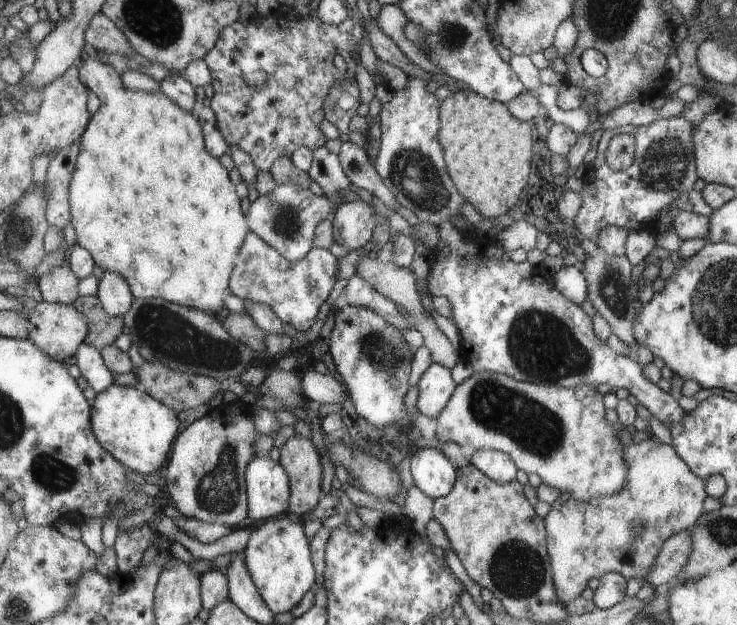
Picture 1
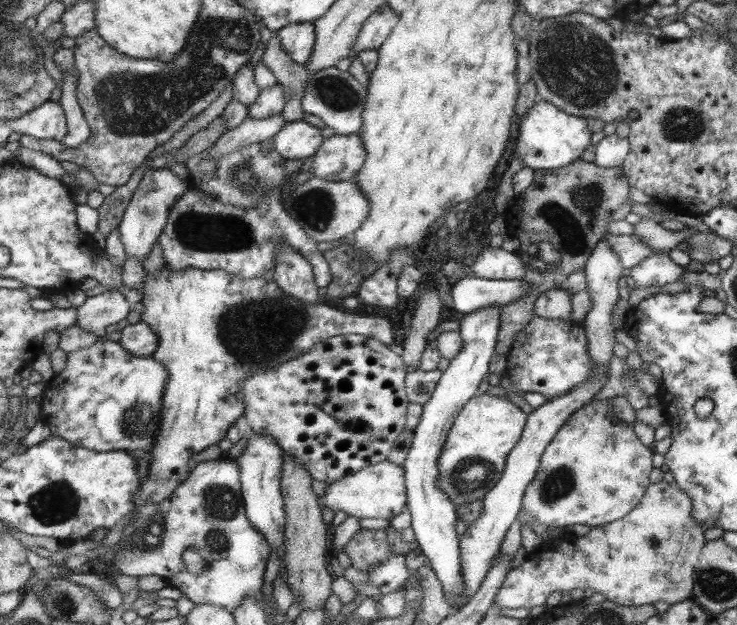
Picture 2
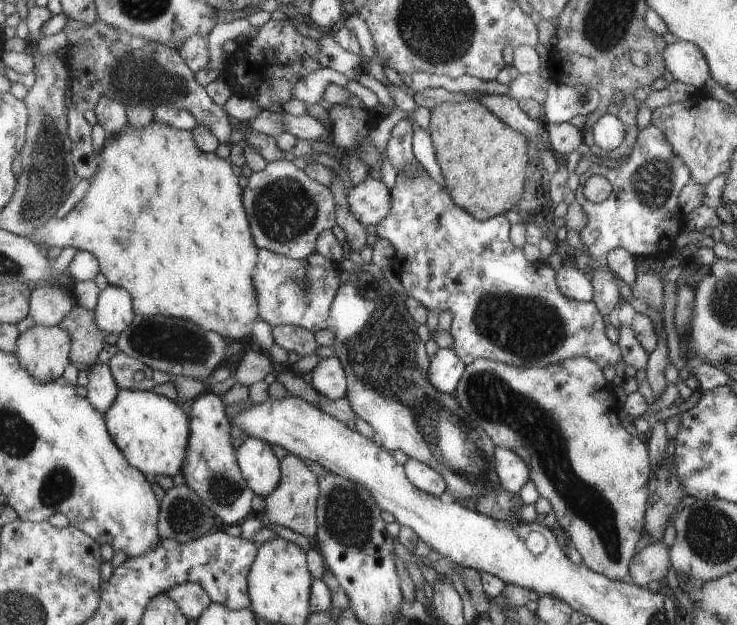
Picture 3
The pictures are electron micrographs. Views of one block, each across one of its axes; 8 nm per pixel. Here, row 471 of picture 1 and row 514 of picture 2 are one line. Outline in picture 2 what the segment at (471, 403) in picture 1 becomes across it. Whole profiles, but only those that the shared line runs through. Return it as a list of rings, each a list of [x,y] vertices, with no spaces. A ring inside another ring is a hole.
[[[591,399],[577,411],[572,412],[557,434],[543,451],[537,474],[527,486],[522,498],[521,524],[543,524],[545,528],[569,529],[573,524],[595,527],[622,519],[642,499],[643,492],[651,483],[651,450],[645,448],[633,434],[629,423],[617,420],[611,406],[604,400]]]

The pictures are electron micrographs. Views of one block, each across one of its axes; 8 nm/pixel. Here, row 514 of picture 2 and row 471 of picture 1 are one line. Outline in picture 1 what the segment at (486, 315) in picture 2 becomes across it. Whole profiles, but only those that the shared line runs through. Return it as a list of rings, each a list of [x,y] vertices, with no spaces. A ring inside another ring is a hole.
[[[435,448],[416,449],[409,466],[414,485],[432,499],[446,495],[457,478],[457,469]]]

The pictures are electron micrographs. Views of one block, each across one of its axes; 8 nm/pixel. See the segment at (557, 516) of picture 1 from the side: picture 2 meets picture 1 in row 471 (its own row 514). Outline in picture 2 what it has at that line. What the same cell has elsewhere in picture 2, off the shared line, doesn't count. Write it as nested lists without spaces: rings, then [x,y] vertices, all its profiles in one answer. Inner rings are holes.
[[[664,481],[650,483],[638,506],[622,519],[590,527],[586,534],[571,538],[569,542],[561,539],[551,556],[529,558],[517,568],[510,569],[495,594],[493,603],[499,608],[530,609],[545,604],[547,597],[555,591],[584,591],[587,588],[603,595],[607,601],[624,607],[653,605],[657,601],[671,606],[686,601],[692,592],[692,578],[696,576],[695,567],[701,548],[706,542],[704,530],[695,522],[693,512],[694,505],[691,504],[690,497],[677,484]]]

